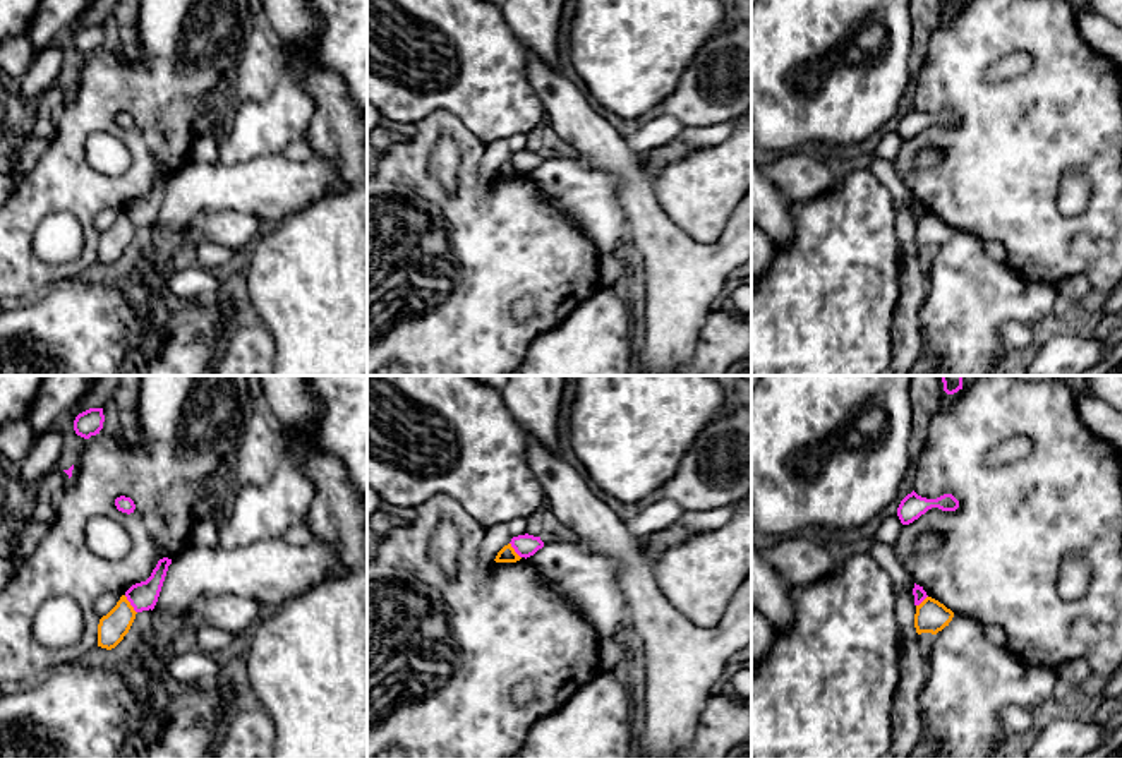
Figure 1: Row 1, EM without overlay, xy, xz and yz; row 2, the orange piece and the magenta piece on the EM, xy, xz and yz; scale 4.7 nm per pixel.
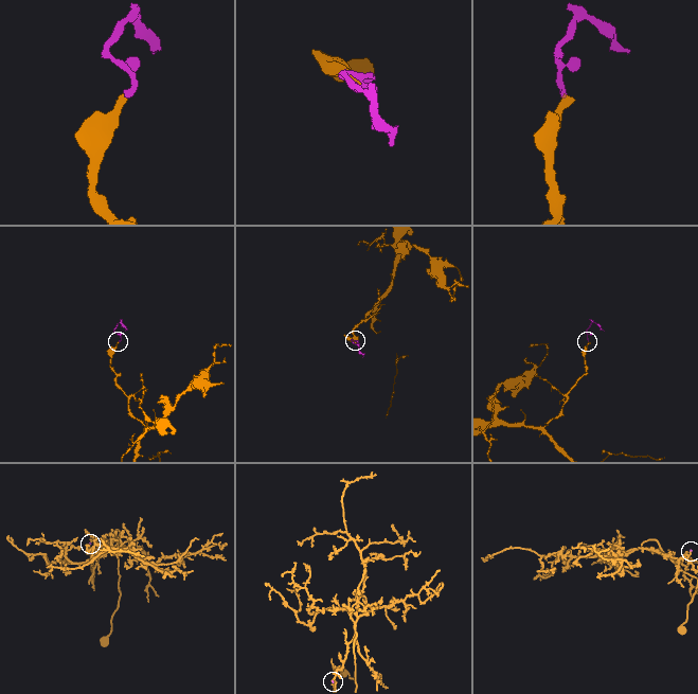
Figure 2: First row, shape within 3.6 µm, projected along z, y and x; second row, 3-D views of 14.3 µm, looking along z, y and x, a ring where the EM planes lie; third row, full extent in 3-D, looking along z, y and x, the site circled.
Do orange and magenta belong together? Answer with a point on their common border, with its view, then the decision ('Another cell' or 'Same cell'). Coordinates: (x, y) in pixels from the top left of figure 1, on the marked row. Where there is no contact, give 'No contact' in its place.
Touches orange at xy (129, 604). Another cell

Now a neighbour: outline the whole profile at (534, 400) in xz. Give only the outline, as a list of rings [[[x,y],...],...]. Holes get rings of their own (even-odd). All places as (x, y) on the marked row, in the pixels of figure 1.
[[[508,376],[499,389],[501,398],[515,420],[534,436],[542,446],[558,454],[558,420],[566,384],[566,376]]]

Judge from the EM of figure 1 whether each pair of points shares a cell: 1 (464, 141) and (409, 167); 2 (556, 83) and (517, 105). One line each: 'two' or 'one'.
1: one
2: two

